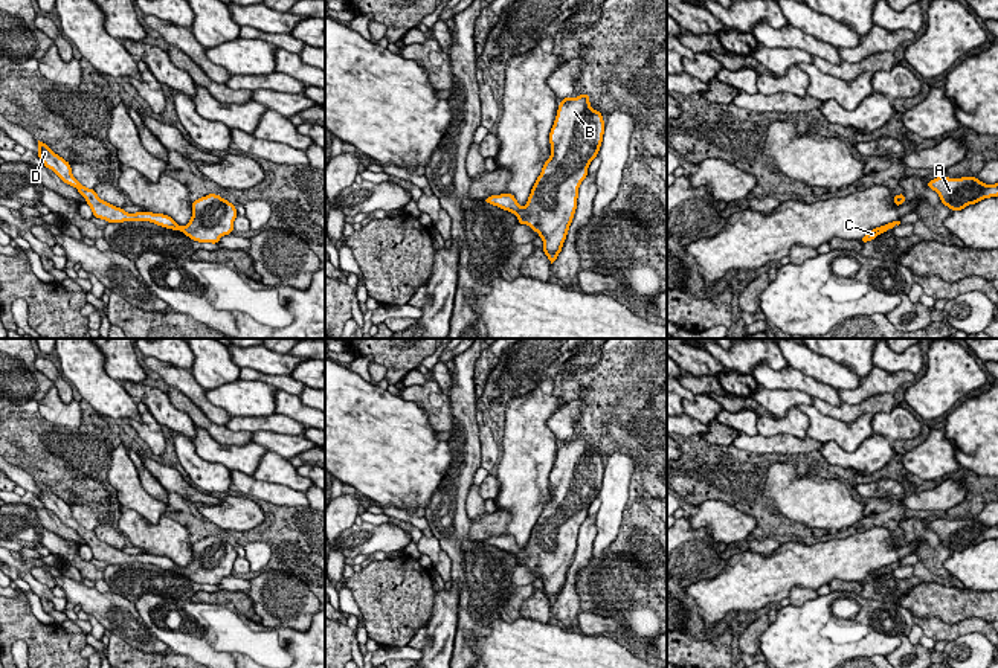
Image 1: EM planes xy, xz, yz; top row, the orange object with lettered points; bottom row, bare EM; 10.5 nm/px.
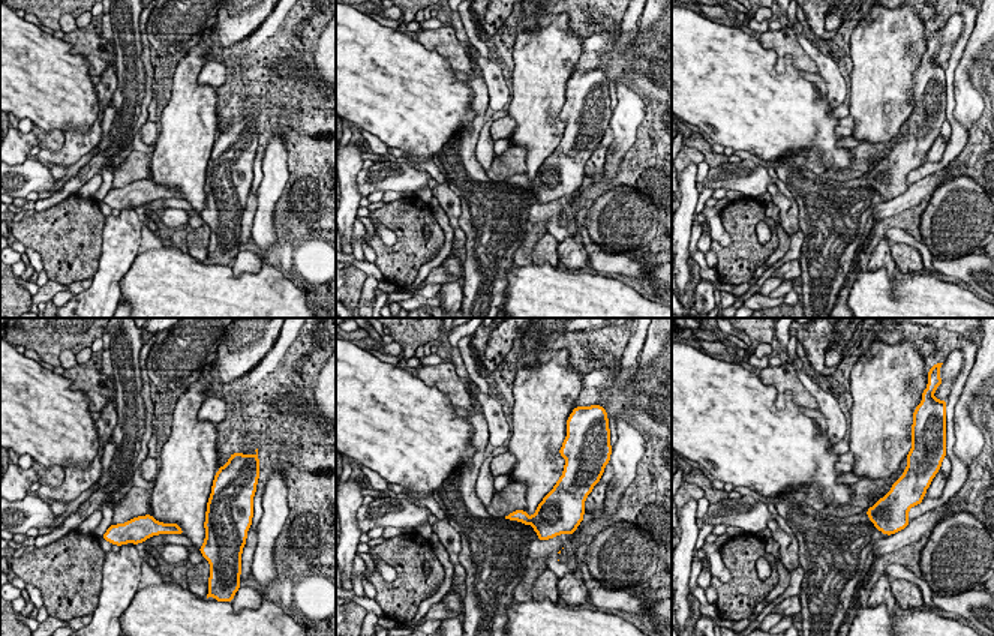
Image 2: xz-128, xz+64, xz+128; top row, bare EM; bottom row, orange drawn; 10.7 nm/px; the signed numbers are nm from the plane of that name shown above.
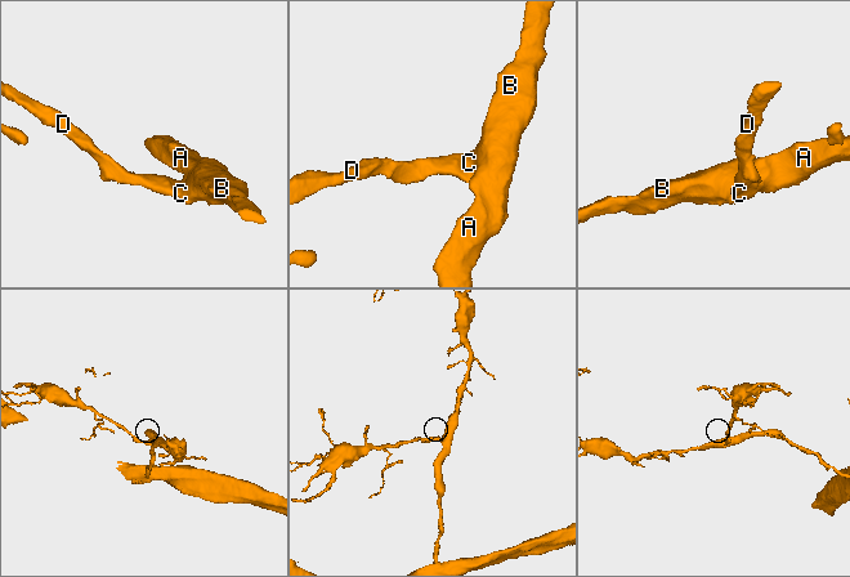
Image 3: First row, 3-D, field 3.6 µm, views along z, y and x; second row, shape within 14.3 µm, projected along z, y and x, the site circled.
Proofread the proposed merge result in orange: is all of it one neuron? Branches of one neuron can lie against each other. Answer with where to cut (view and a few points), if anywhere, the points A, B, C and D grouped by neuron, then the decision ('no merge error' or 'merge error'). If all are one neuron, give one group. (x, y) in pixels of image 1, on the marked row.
cut none; groups A B C D; no merge error

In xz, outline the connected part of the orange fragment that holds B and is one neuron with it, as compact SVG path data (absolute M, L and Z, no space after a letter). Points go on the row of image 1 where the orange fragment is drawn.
M589 95L562 99L549 133L551 157L545 162L526 206L522 207L513 194L484 198L537 232L551 264L562 252L577 209L578 188L598 156L603 134L603 116L591 107Z

